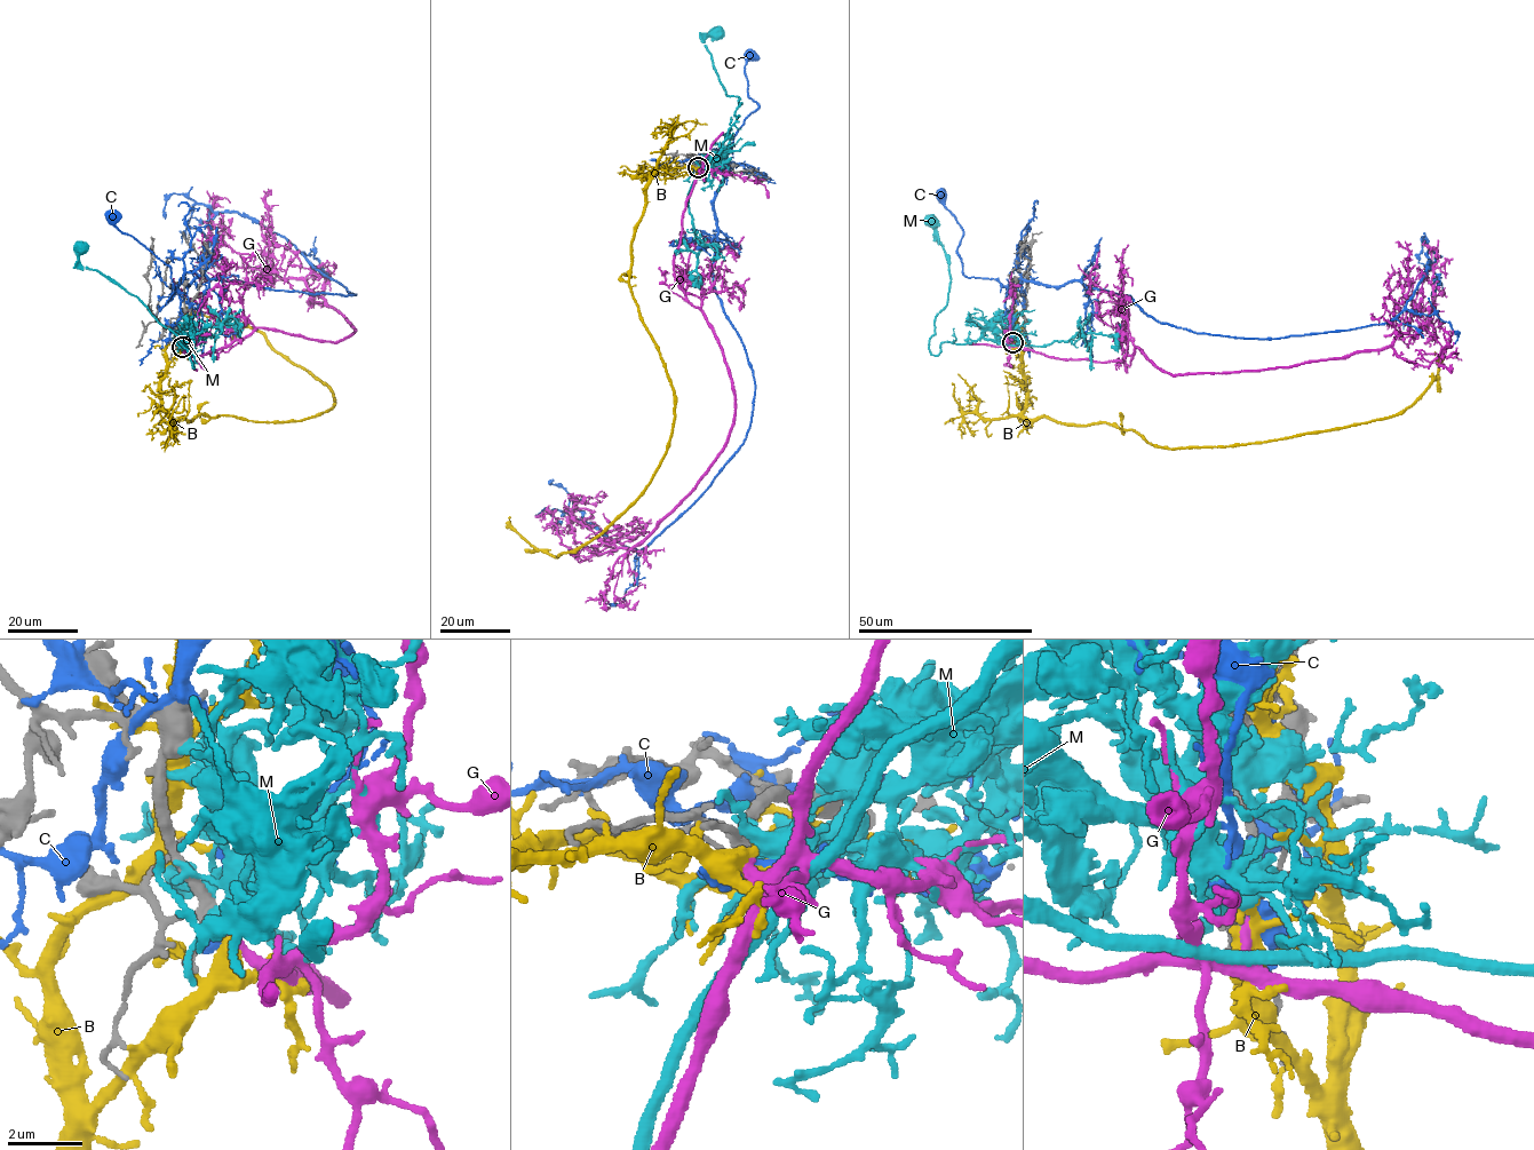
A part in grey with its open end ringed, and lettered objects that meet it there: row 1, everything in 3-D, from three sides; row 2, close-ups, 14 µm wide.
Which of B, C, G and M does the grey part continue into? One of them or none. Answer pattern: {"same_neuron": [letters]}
{"same_neuron": ["G"]}

